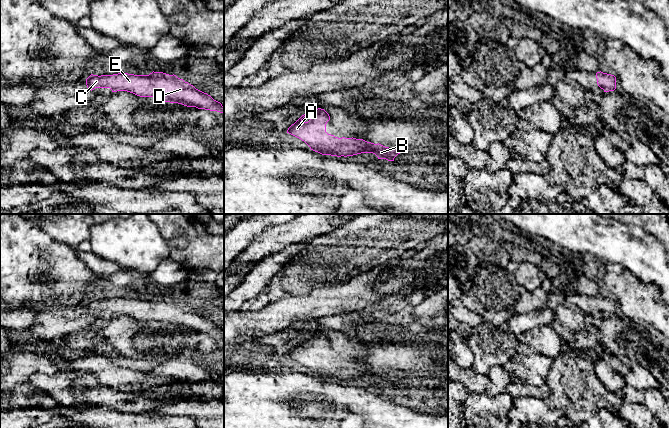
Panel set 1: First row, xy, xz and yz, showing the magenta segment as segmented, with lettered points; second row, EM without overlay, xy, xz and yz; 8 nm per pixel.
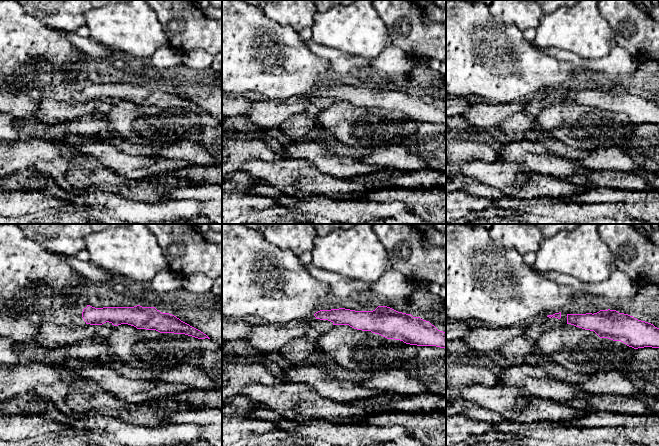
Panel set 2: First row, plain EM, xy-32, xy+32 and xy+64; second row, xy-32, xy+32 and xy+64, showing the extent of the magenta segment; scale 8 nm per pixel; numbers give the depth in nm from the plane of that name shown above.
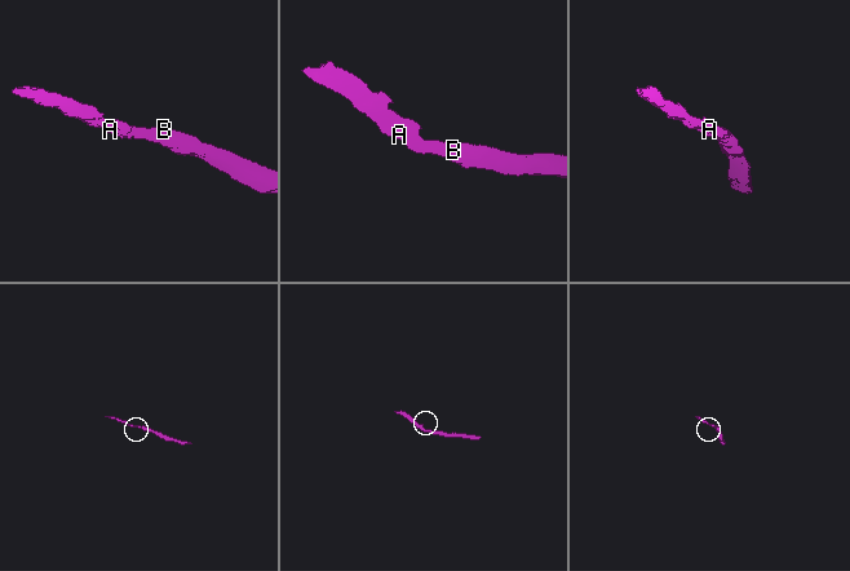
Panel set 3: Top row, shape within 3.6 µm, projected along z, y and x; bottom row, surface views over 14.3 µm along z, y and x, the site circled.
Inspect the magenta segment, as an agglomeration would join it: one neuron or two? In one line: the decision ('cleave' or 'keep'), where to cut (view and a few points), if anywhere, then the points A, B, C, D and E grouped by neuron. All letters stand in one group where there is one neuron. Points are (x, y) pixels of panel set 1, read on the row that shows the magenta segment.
keep; no cut; A B C D E

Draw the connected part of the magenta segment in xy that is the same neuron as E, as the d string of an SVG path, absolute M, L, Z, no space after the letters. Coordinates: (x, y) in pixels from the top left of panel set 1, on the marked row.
M154 71L149 75L91 74L86 79L86 85L91 91L95 88L110 88L112 92L127 91L140 97L155 97L164 102L224 113L224 107L220 102L174 74Z

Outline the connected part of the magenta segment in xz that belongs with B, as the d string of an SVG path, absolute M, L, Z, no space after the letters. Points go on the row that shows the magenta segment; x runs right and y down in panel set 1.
M321 108L302 115L292 124L287 133L304 141L311 150L322 155L337 157L353 156L361 153L373 153L378 159L394 161L402 153L396 148L374 144L363 139L338 138L326 132L326 124L330 120L329 114Z

